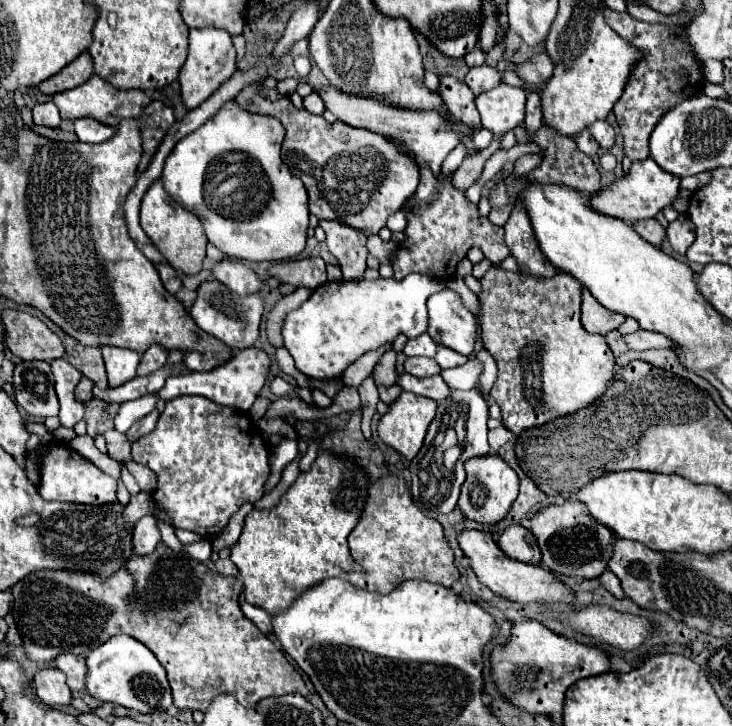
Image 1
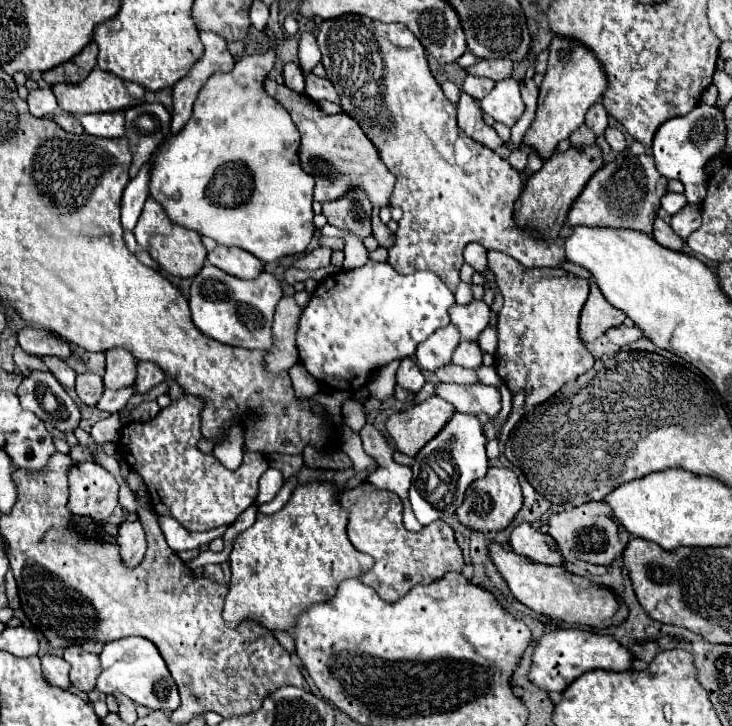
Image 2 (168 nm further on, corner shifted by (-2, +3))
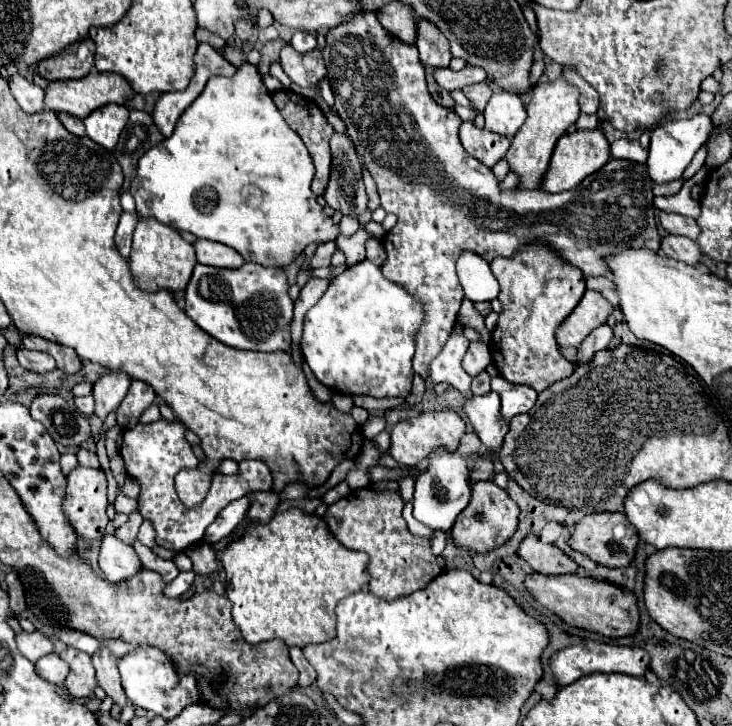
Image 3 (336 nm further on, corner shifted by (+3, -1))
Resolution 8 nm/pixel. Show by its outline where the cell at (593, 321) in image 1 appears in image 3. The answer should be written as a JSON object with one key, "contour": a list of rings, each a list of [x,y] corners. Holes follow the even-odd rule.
{"contour":[[[587,290],[577,308],[565,318],[565,324],[557,330],[559,346],[579,346],[591,330],[605,324],[613,314],[613,304],[595,290]]]}

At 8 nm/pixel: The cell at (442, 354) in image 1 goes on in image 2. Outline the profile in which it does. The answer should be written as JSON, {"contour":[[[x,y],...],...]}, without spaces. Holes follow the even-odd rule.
{"contour":[[[460,342],[454,352],[454,364],[464,368],[478,368],[482,364],[482,350],[478,344],[472,342]]]}

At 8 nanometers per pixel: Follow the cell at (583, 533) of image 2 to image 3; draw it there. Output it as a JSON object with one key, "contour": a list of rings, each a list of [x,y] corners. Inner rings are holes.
{"contour":[[[597,512],[597,514],[589,514],[583,520],[579,520],[573,528],[571,528],[571,536],[569,536],[569,546],[585,556],[589,556],[593,562],[607,566],[607,568],[623,568],[629,566],[633,556],[635,556],[635,548],[637,548],[637,532],[627,524],[627,518],[623,512]],[[623,526],[625,530],[621,534],[617,534],[617,528]]]}

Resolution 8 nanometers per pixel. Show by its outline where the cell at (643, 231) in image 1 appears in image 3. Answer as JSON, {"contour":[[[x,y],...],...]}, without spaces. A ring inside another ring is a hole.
{"contour":[[[673,234],[661,238],[661,252],[673,260],[681,260],[691,266],[695,266],[701,258],[701,250],[693,240],[683,236],[673,236]]]}

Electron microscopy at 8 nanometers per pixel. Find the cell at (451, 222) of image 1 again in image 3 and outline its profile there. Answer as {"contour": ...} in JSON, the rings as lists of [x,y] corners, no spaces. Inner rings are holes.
{"contour":[[[373,12],[361,14],[353,22],[331,28],[325,40],[327,46],[321,52],[327,68],[327,80],[335,94],[333,108],[345,122],[351,140],[355,142],[377,184],[381,208],[385,212],[397,214],[399,220],[397,226],[385,236],[389,250],[381,270],[385,278],[401,284],[425,304],[425,324],[417,334],[417,352],[413,358],[413,370],[419,376],[429,376],[429,362],[439,354],[457,322],[463,288],[459,286],[455,274],[455,262],[463,250],[473,250],[487,262],[491,262],[493,256],[511,258],[519,248],[537,240],[541,244],[547,244],[567,264],[577,266],[585,276],[605,276],[607,266],[601,260],[607,254],[615,254],[625,248],[649,248],[653,252],[659,250],[661,236],[657,234],[653,218],[653,182],[647,176],[645,164],[629,160],[609,160],[599,172],[587,176],[581,186],[561,194],[545,194],[541,190],[501,190],[499,180],[493,176],[493,170],[463,150],[459,142],[459,116],[451,108],[439,106],[431,98],[425,82],[425,70],[415,44],[407,44],[391,36]],[[465,194],[477,198],[479,220],[475,218],[477,204],[463,204]]]}

